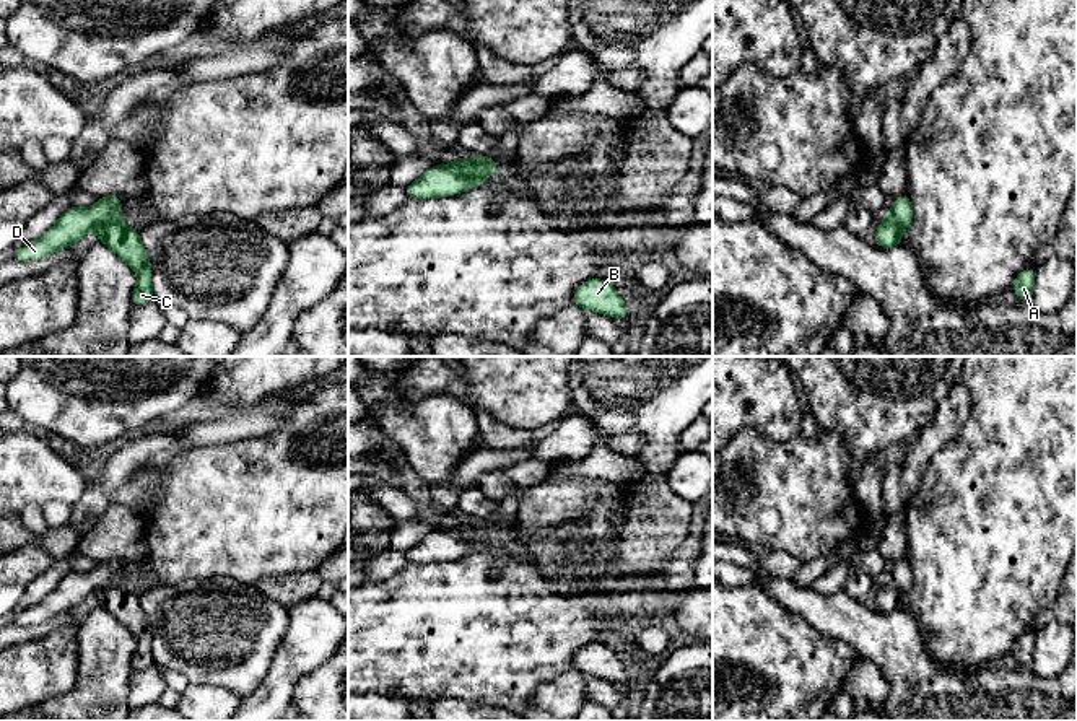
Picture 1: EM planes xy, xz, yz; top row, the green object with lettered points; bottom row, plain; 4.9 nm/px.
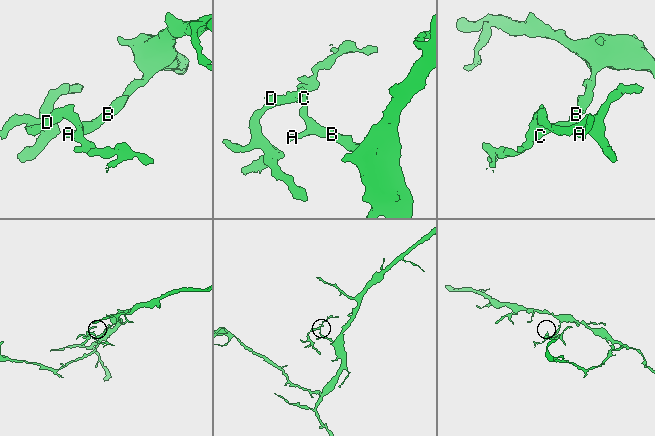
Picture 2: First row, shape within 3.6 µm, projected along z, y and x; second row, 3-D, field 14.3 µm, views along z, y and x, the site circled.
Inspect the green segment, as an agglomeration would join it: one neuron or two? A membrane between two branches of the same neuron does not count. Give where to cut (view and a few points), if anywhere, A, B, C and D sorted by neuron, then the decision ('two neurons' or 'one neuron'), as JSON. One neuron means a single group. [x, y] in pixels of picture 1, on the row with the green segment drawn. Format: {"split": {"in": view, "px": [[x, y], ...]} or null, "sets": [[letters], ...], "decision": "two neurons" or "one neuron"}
{"split": {"in": "xz", "px": [[451, 165], [477, 183]]}, "sets": [["A", "B", "C"], ["D"]], "decision": "two neurons"}

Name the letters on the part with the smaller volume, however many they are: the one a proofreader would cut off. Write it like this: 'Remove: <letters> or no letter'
Remove: D

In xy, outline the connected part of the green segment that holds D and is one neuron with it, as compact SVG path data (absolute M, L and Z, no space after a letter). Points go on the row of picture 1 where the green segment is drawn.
M106 195L88 208L68 207L57 223L41 238L16 249L13 257L21 262L44 259L57 249L70 247L81 239L89 229L119 218L122 210L122 197Z

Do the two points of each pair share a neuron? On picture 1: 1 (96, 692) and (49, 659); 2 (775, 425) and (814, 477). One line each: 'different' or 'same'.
1: different
2: different

